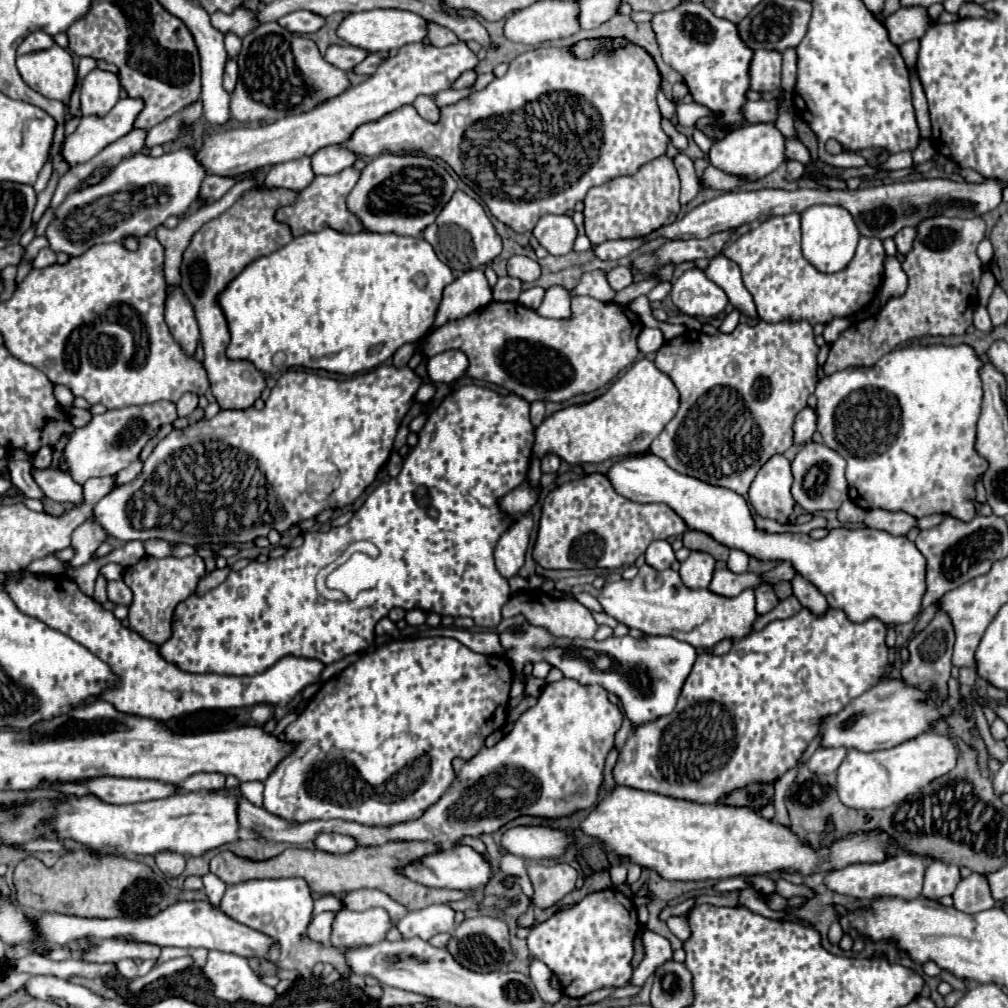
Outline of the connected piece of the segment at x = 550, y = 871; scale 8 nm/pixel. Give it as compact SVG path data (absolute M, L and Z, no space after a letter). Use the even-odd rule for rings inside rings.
M528 864L528 876L534 886L534 904L550 908L574 890L578 872L570 864Z

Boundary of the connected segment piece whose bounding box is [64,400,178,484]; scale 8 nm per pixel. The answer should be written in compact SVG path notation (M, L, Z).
M152 402L144 406L128 406L120 410L108 410L100 416L94 416L92 422L84 428L78 428L70 442L64 448L64 468L70 472L70 476L84 484L88 478L94 476L110 476L126 468L130 462L138 460L142 448L150 438L156 436L160 426L170 424L178 418L176 404L174 402Z

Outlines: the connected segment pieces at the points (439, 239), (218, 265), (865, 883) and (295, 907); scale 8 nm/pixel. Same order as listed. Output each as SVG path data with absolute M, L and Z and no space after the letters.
M462 190L454 192L452 200L438 214L436 222L430 224L424 230L422 236L424 236L426 242L432 244L434 252L438 254L438 258L444 264L448 264L452 270L474 270L474 268L480 268L480 266L492 262L502 250L502 240L496 234L496 228L492 226L492 222L486 216L484 208L474 198L464 194Z
M254 186L252 190L244 192L224 214L218 218L206 222L186 246L182 254L180 264L180 288L184 290L184 296L192 302L200 336L202 336L202 348L204 348L204 368L210 380L212 394L216 396L218 404L222 408L248 408L254 404L256 398L260 398L260 392L266 388L264 376L254 368L248 360L230 360L226 356L226 346L230 342L228 334L228 322L218 306L218 294L254 260L272 254L286 246L294 236L290 232L288 224L278 222L276 210L290 206L296 202L298 192L288 188L260 188Z
M896 854L896 856L888 856L884 862L864 862L864 864L848 864L846 868L840 870L828 870L824 874L824 884L838 894L844 896L852 896L858 898L862 902L870 902L874 898L904 898L904 900L912 900L918 898L922 892L922 880L924 880L924 862L916 856L910 854Z
M280 878L280 880L248 880L234 886L228 886L220 904L220 910L232 920L246 924L258 932L264 932L280 942L278 966L262 966L262 974L278 974L278 970L298 970L302 972L308 984L316 984L318 978L312 974L312 964L330 962L338 972L350 974L342 952L314 946L310 940L300 938L306 932L306 926L312 916L312 894L308 884L302 878Z

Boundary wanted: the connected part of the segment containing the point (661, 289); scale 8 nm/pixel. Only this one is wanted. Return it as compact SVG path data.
M662 282L662 284L656 284L656 286L650 290L650 294L648 294L648 300L650 300L650 302L656 302L656 300L664 300L664 298L668 296L670 288L672 288L672 284L670 284L670 282Z

